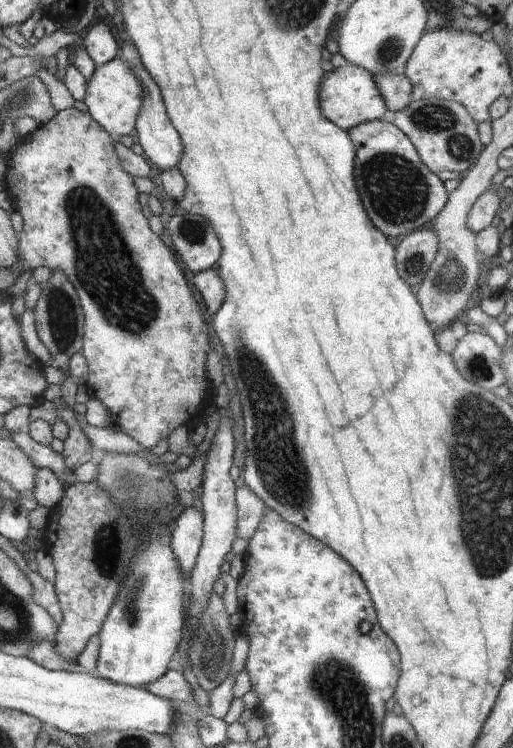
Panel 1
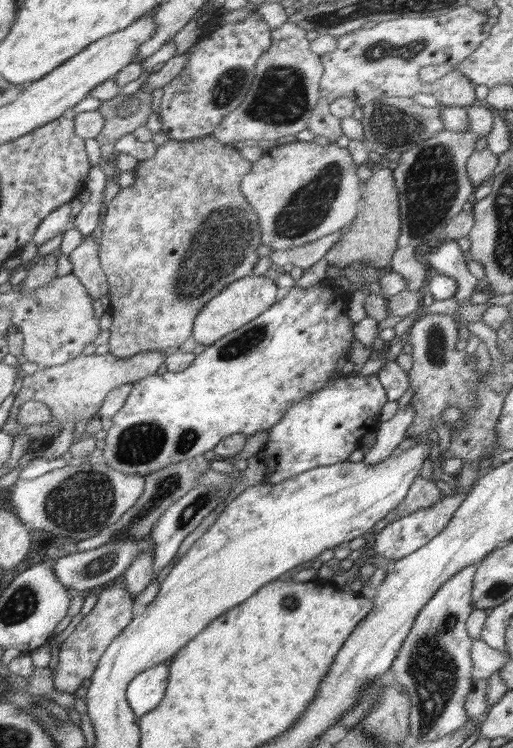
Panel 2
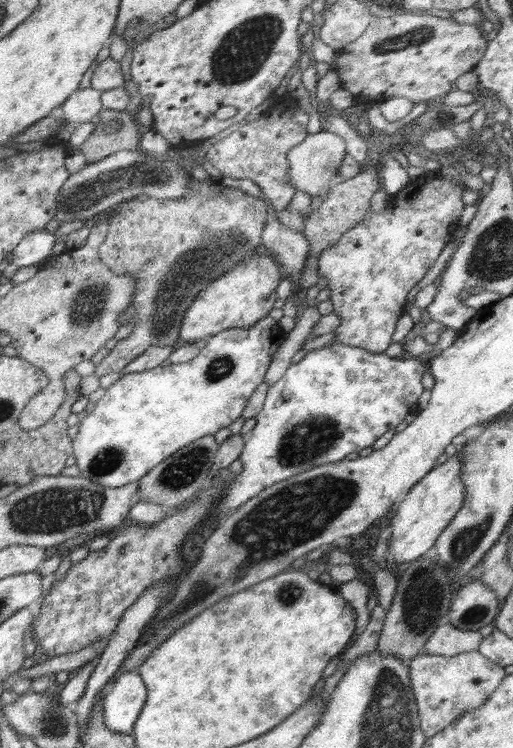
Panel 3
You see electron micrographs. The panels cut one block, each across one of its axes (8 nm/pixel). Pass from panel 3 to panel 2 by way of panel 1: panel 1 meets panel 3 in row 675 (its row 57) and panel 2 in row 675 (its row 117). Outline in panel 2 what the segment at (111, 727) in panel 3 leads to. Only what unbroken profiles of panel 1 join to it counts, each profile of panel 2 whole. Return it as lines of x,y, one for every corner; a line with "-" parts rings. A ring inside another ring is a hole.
169,661
160,662
135,676
128,685
127,699
136,713
136,722
150,710
154,710
164,698
168,684

